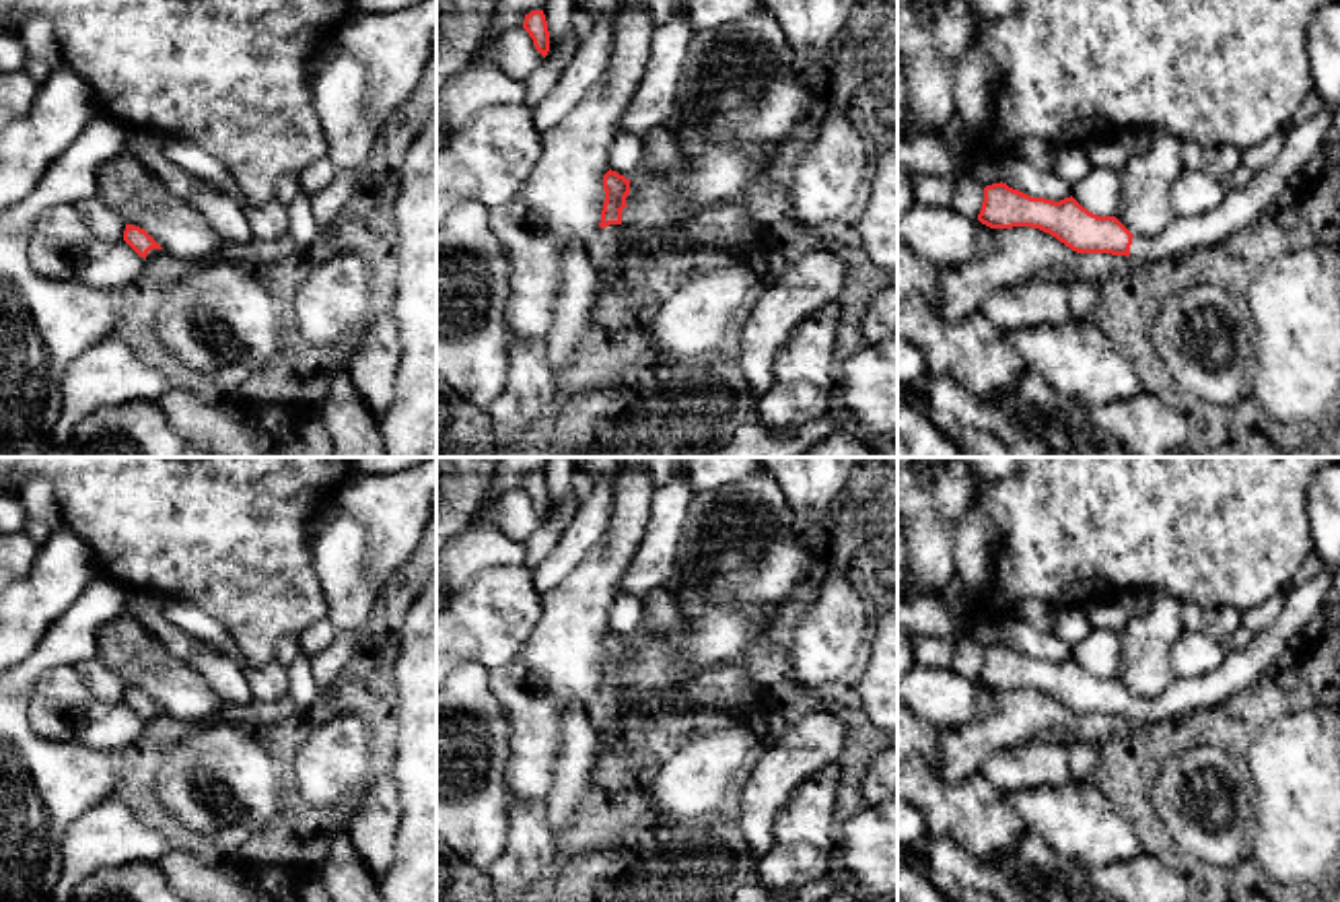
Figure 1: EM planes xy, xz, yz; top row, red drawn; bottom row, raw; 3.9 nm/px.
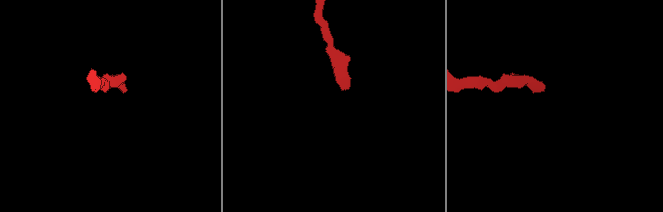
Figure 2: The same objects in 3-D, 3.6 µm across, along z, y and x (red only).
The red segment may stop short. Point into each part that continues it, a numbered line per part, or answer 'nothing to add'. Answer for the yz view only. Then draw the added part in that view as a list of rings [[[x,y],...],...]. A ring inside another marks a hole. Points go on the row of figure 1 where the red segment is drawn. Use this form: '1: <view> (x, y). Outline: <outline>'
1: yz (1240, 209). Outline: [[[1321,107],[1303,124],[1284,128],[1284,142],[1278,157],[1254,171],[1247,185],[1225,194],[1212,210],[1196,216],[1175,216],[1157,237],[1132,237],[1130,259],[1140,266],[1157,268],[1161,259],[1179,257],[1190,251],[1223,243],[1229,235],[1251,227],[1270,206],[1291,194],[1291,183],[1301,171],[1315,163],[1324,150],[1326,132],[1334,109]]]

